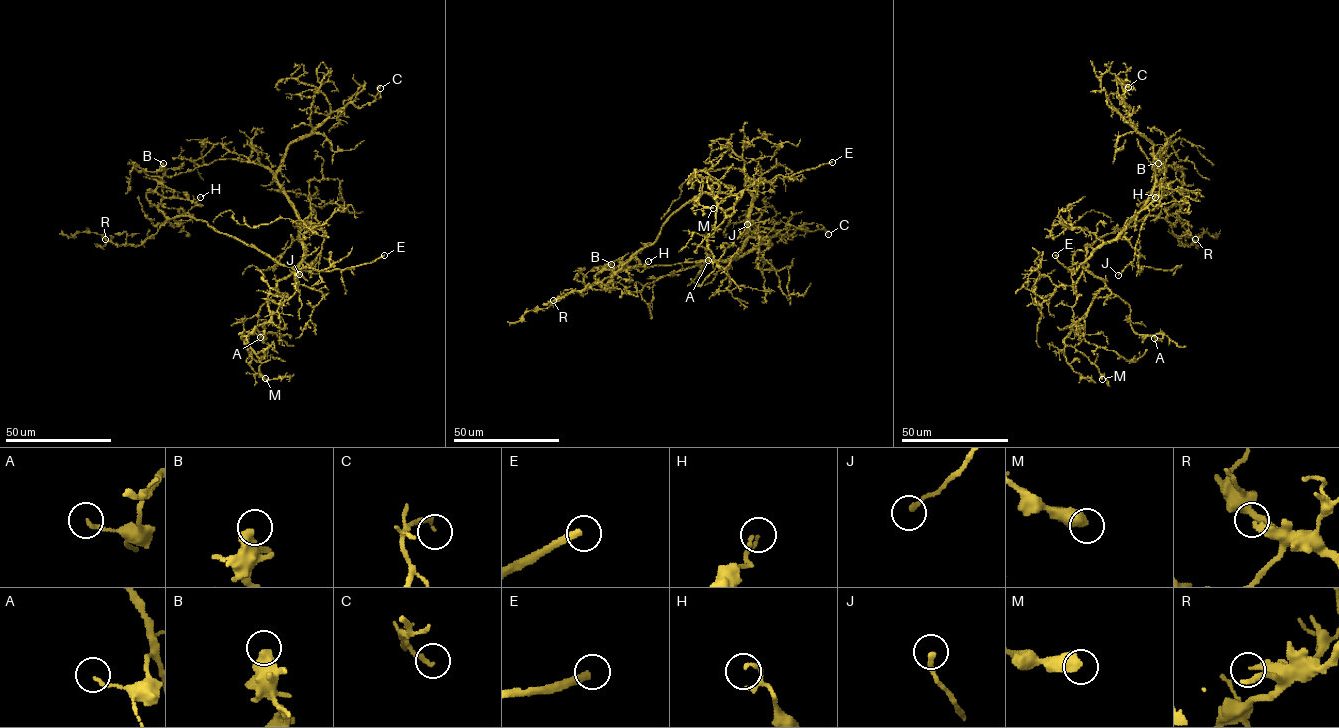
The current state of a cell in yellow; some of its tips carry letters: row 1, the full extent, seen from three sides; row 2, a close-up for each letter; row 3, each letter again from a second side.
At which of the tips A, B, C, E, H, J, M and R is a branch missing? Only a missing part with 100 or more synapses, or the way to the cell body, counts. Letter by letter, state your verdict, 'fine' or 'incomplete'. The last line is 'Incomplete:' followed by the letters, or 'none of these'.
A: fine
B: fine
C: fine
E: incomplete
H: fine
J: fine
M: fine
R: fine
Incomplete: E

